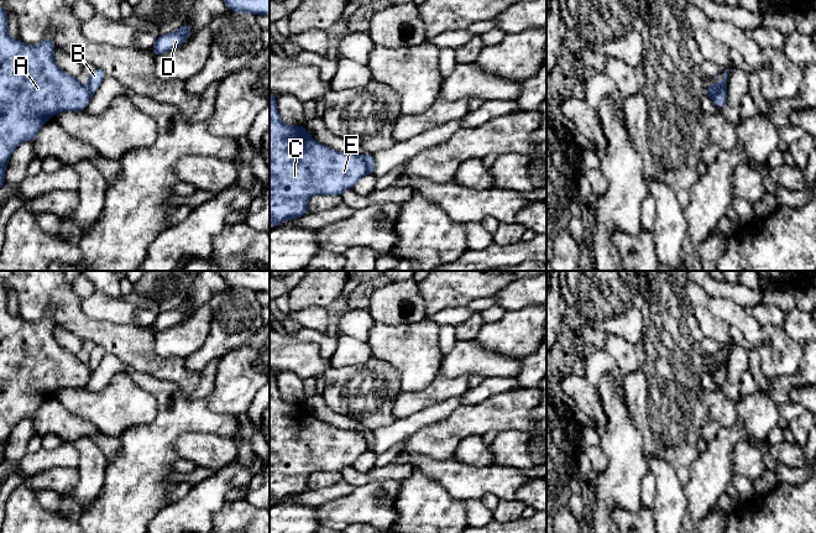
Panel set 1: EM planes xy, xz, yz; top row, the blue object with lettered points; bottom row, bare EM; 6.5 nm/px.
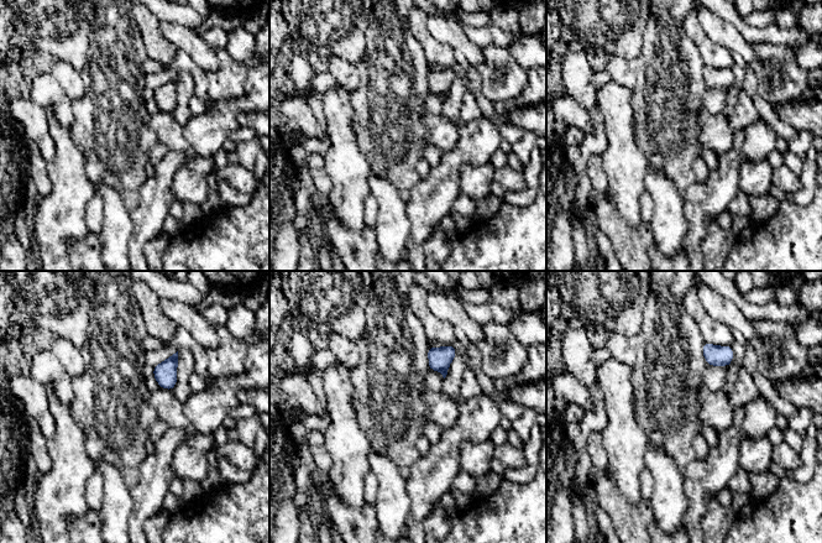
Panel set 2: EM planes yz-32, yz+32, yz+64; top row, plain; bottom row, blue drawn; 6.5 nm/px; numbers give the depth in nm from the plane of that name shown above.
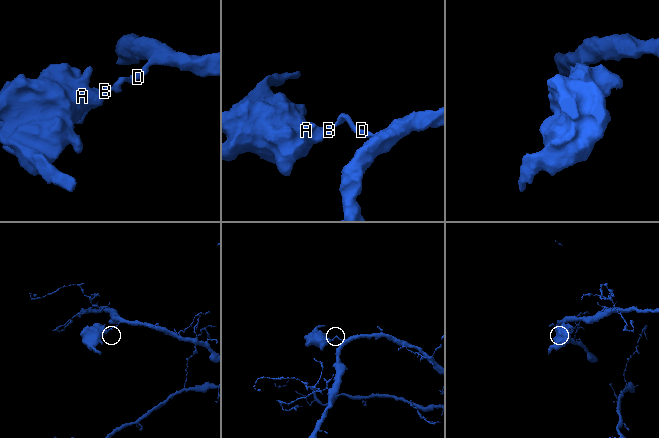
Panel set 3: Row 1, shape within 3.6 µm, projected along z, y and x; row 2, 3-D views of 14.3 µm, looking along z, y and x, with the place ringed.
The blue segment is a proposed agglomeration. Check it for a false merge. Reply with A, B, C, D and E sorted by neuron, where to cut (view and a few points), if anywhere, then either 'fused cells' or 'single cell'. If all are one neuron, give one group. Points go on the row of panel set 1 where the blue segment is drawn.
groups A C E / B D; cut yz (725, 82), (709, 94); fused cells

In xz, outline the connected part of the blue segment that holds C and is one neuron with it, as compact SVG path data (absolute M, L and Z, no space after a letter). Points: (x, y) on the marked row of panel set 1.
M270 93L270 229L308 214L312 197L342 194L366 173L363 157L323 146L304 126L284 124Z

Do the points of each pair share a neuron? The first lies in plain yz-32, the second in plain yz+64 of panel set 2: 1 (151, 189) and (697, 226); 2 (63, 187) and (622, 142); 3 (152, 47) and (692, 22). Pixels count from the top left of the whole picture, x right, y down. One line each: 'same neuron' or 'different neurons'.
1: same neuron
2: same neuron
3: same neuron

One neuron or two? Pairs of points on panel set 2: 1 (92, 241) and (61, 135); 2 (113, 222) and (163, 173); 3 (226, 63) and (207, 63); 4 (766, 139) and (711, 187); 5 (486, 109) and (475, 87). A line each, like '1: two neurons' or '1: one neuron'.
1: two neurons
2: two neurons
3: two neurons
4: one neuron
5: one neuron

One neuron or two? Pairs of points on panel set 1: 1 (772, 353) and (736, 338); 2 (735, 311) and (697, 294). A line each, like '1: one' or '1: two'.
1: two
2: two

